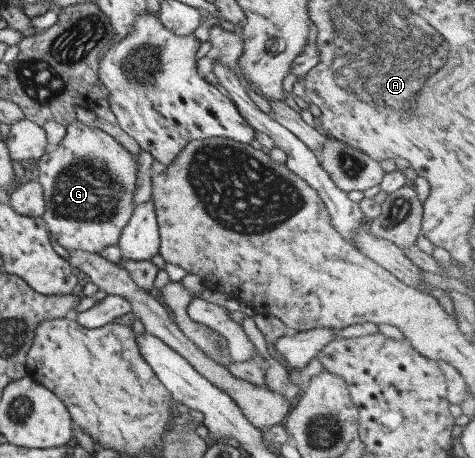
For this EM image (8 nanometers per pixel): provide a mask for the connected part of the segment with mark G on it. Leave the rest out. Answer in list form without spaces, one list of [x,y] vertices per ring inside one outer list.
[[[77,120],[70,122],[65,127],[65,134],[59,144],[48,148],[40,157],[37,162],[37,169],[40,174],[38,175],[37,182],[42,187],[42,199],[44,199],[44,213],[41,218],[45,221],[47,232],[56,239],[57,243],[65,249],[66,252],[70,250],[78,250],[82,253],[98,254],[104,248],[115,246],[116,241],[119,239],[120,232],[129,221],[132,211],[134,211],[134,202],[132,202],[132,193],[136,191],[136,171],[138,171],[138,159],[133,157],[127,149],[124,149],[111,135],[97,127],[86,126]]]

